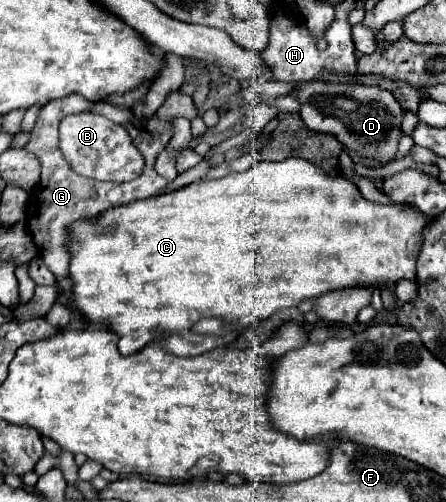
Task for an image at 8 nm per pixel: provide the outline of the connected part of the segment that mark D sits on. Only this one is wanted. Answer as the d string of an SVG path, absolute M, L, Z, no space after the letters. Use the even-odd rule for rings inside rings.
M310 80L306 84L298 84L292 94L302 104L300 116L304 124L314 132L334 134L346 148L372 162L388 162L394 158L400 140L402 106L388 90L380 86L364 86L358 82ZM348 100L356 100L358 110L348 110Z

